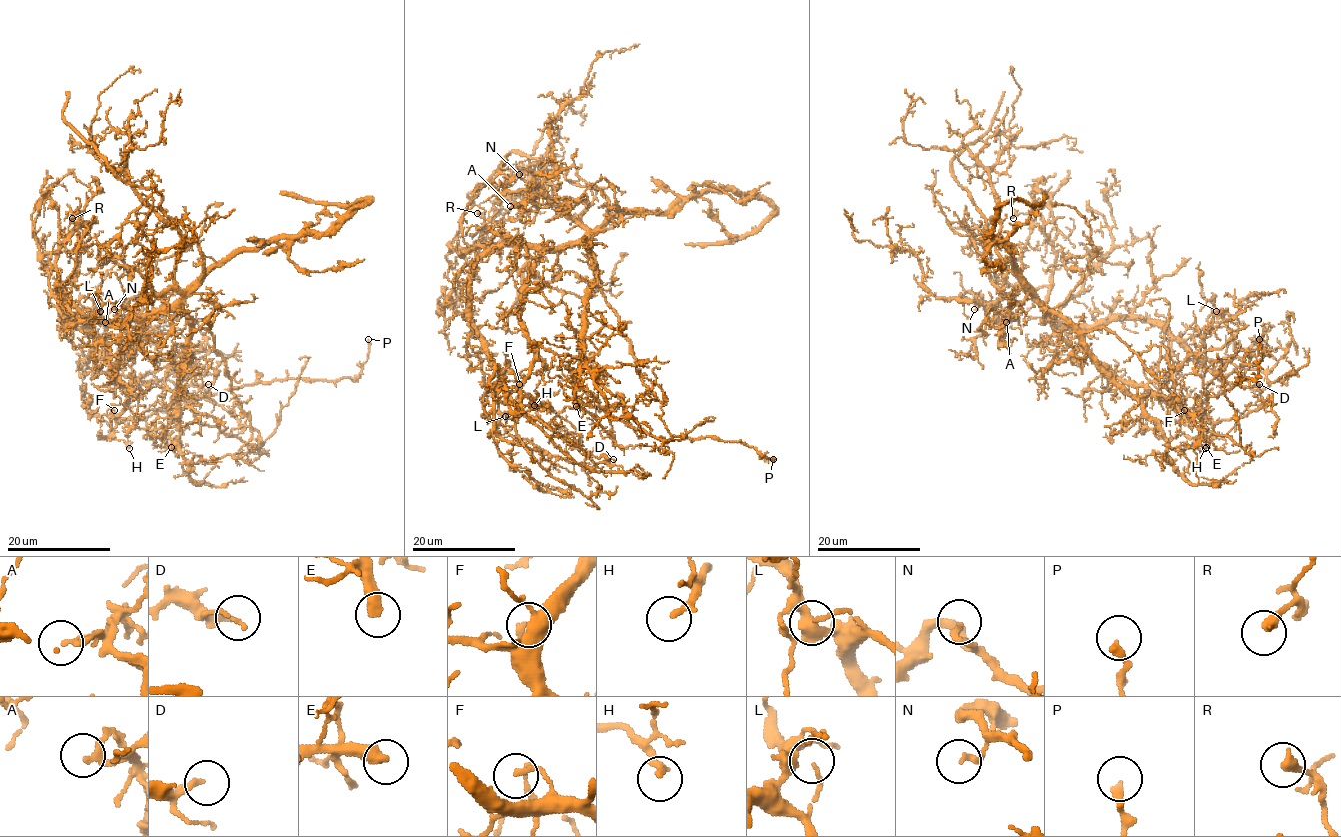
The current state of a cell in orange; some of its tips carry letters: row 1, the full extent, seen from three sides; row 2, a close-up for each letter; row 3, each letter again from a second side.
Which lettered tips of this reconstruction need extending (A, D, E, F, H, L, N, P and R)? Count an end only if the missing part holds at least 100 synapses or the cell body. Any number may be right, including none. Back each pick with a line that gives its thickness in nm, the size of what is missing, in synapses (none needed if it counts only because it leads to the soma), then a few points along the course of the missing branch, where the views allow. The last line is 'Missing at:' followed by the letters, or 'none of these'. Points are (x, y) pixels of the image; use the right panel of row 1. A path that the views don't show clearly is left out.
E: 440 nm | 190 syn | (1206, 447), (1211, 454), (1219, 454), (1239, 445), (1247, 437), (1272, 442)
Missing at: E

